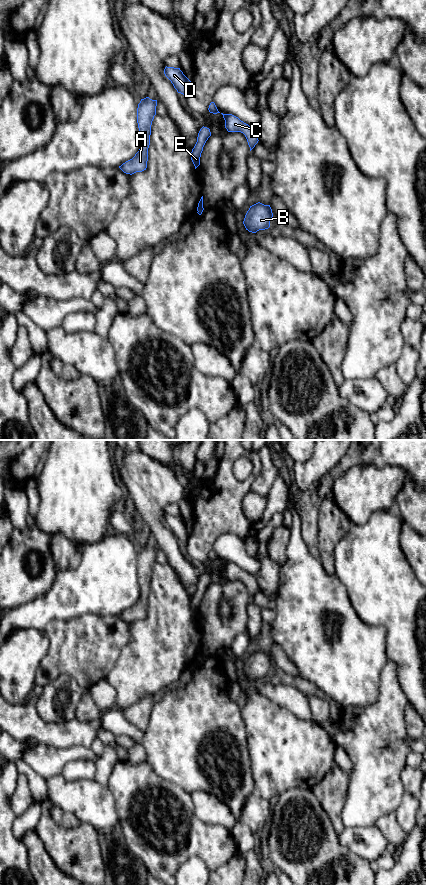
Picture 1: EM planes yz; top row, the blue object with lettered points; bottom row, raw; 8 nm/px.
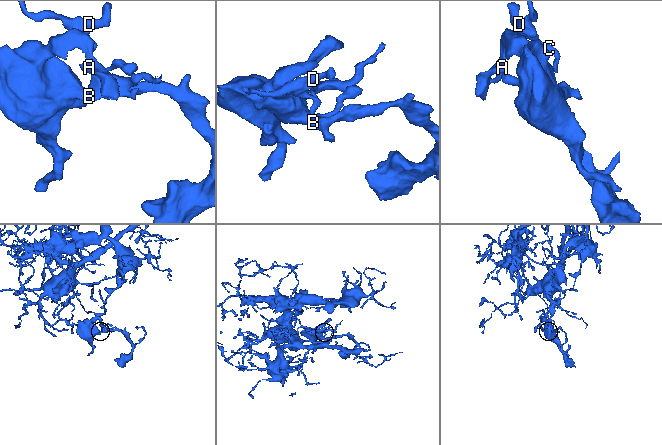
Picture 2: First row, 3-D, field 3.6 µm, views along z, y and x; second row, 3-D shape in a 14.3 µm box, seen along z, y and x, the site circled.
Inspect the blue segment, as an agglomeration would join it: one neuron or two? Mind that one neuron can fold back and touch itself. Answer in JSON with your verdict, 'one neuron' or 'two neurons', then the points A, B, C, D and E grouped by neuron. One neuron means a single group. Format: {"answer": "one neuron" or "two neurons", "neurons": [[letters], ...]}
{"answer": "two neurons", "neurons": [["A", "B"], ["C", "D", "E"]]}

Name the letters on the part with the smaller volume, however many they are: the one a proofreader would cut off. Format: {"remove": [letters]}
{"remove": ["A", "B"]}

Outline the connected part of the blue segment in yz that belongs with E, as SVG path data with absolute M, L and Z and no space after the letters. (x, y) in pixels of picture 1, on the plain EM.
M203 574L198 581L197 590L191 600L191 608L195 614L195 617L200 613L200 605L203 595L210 584L210 577Z

